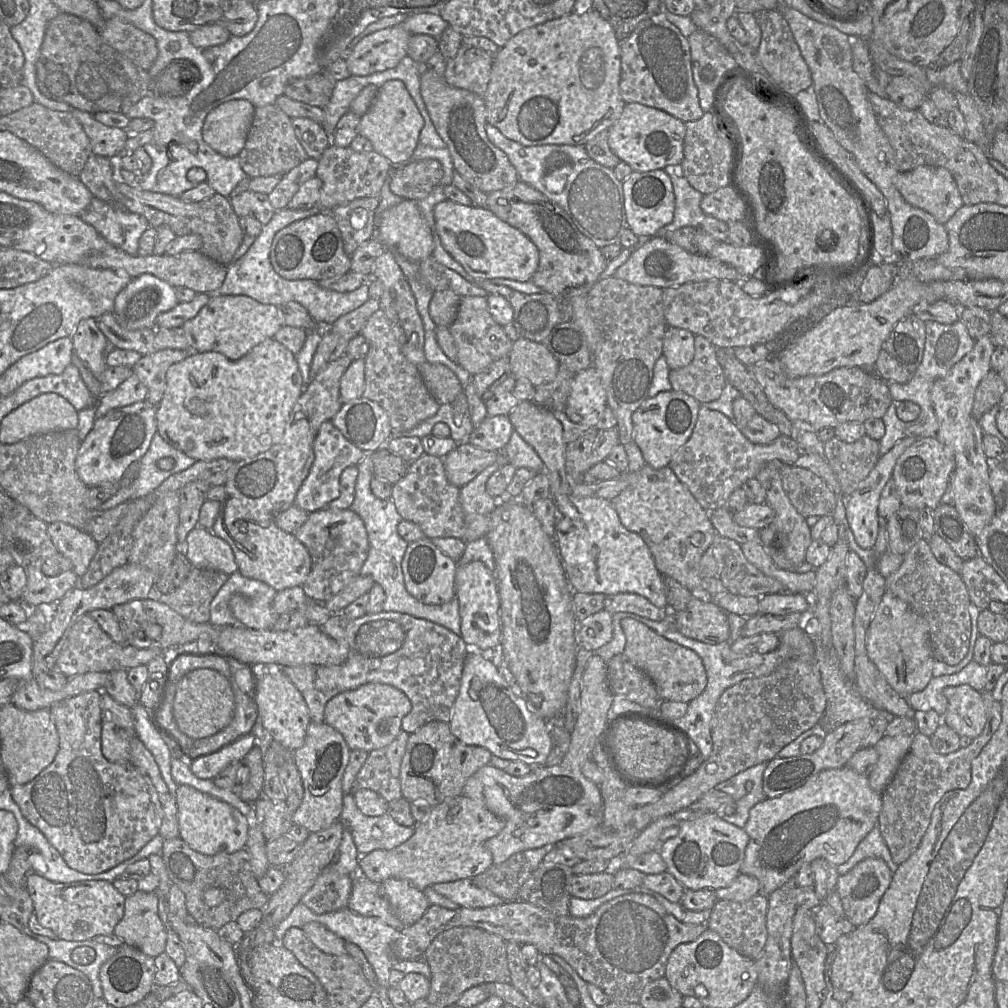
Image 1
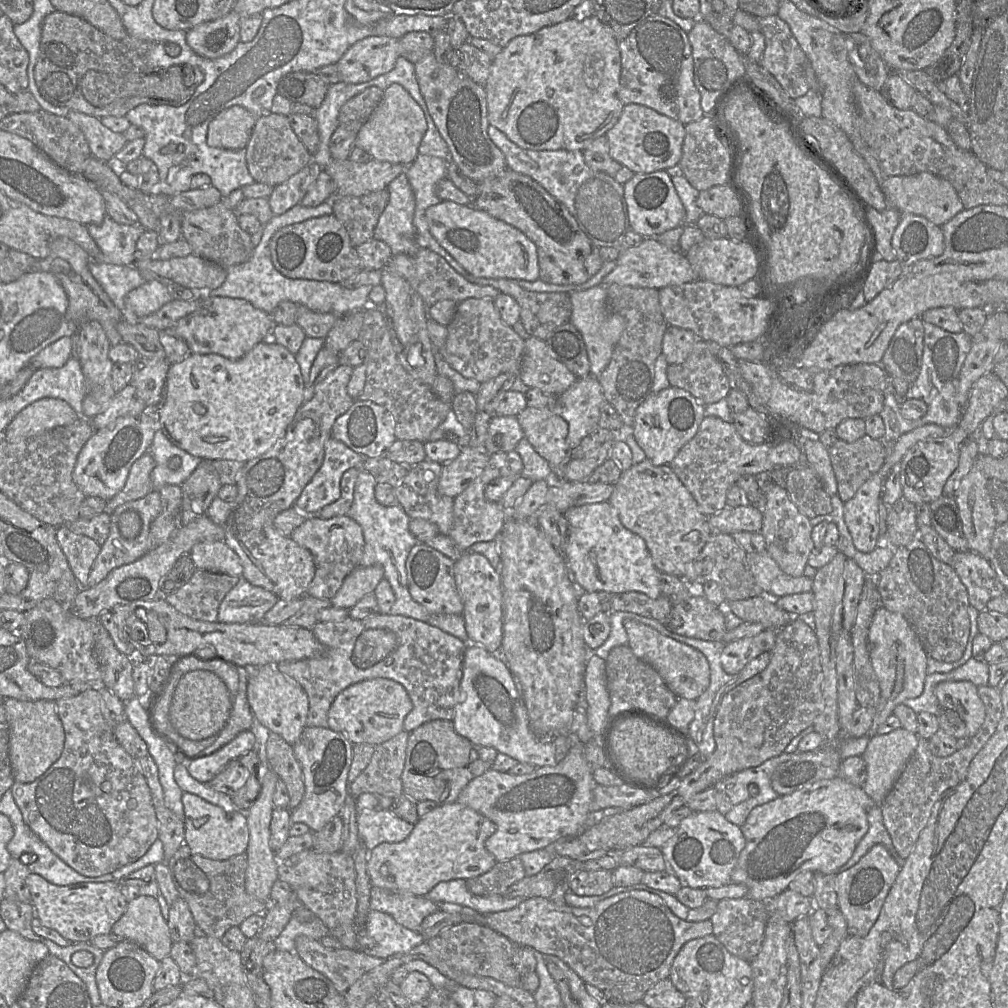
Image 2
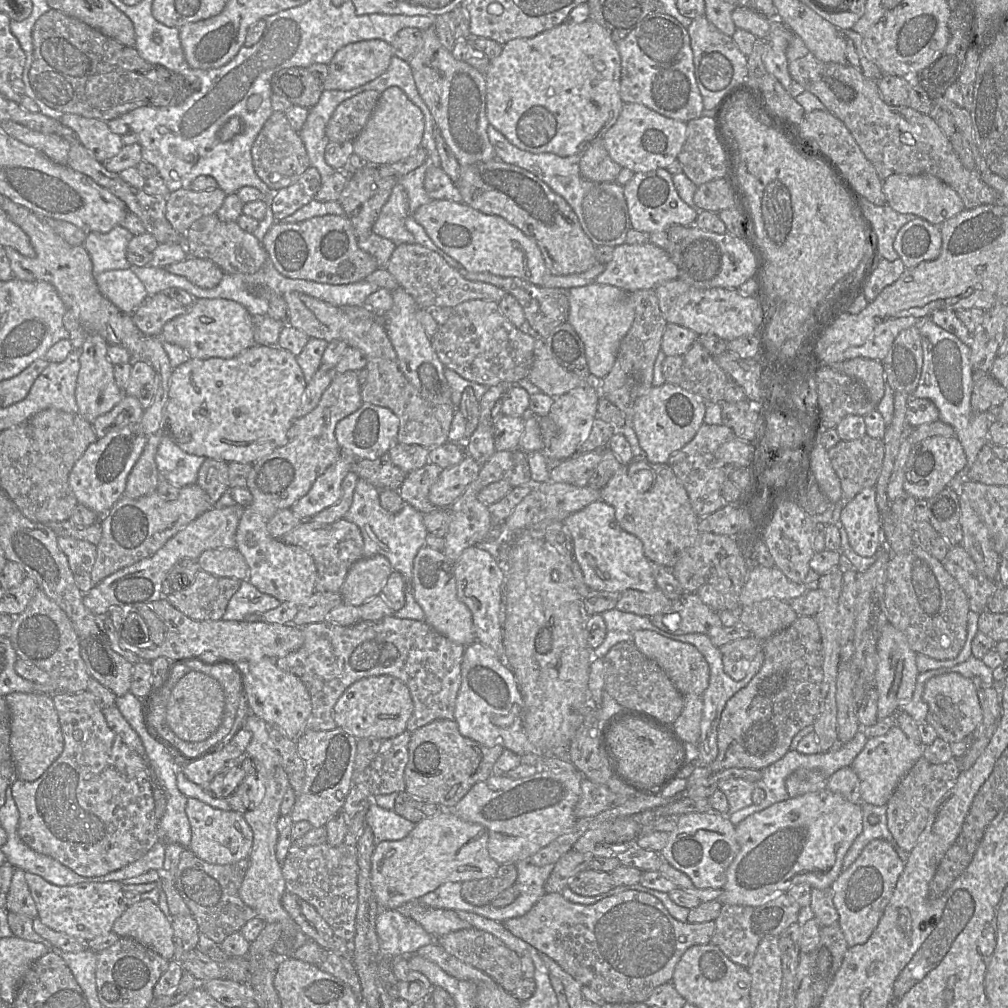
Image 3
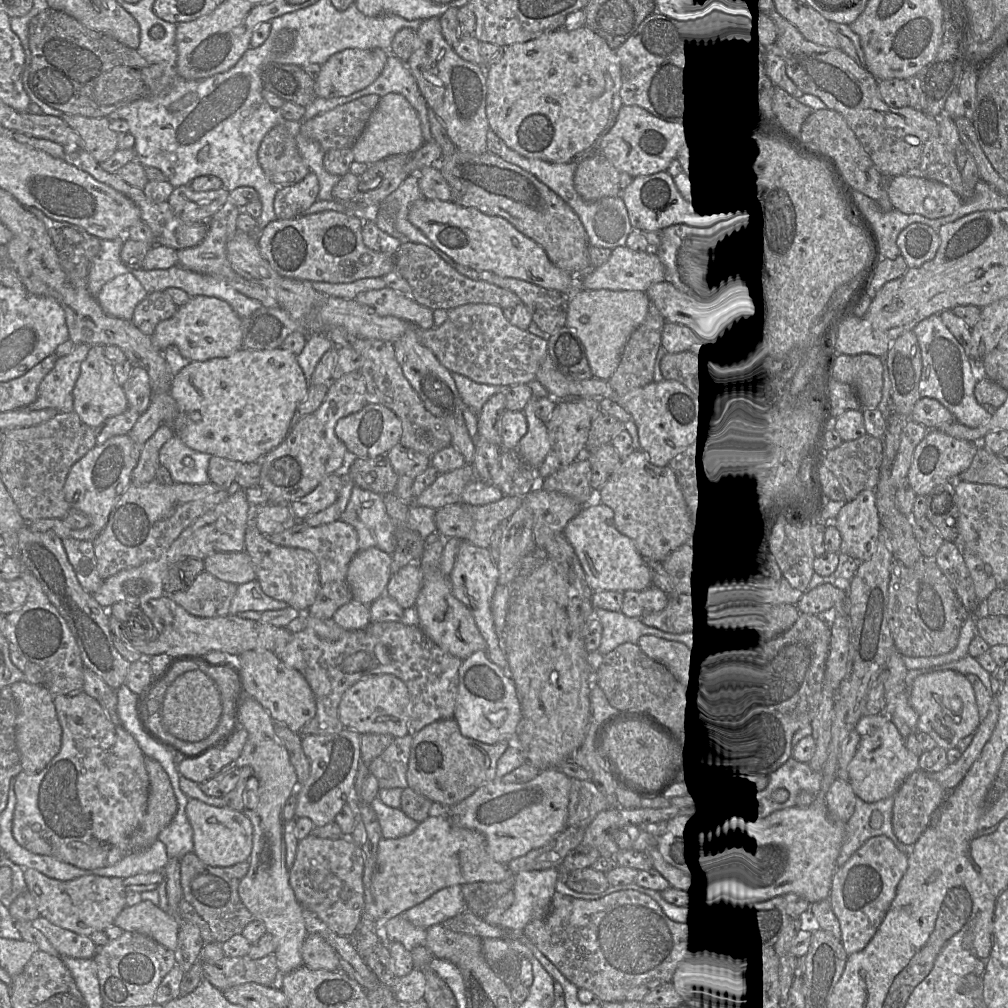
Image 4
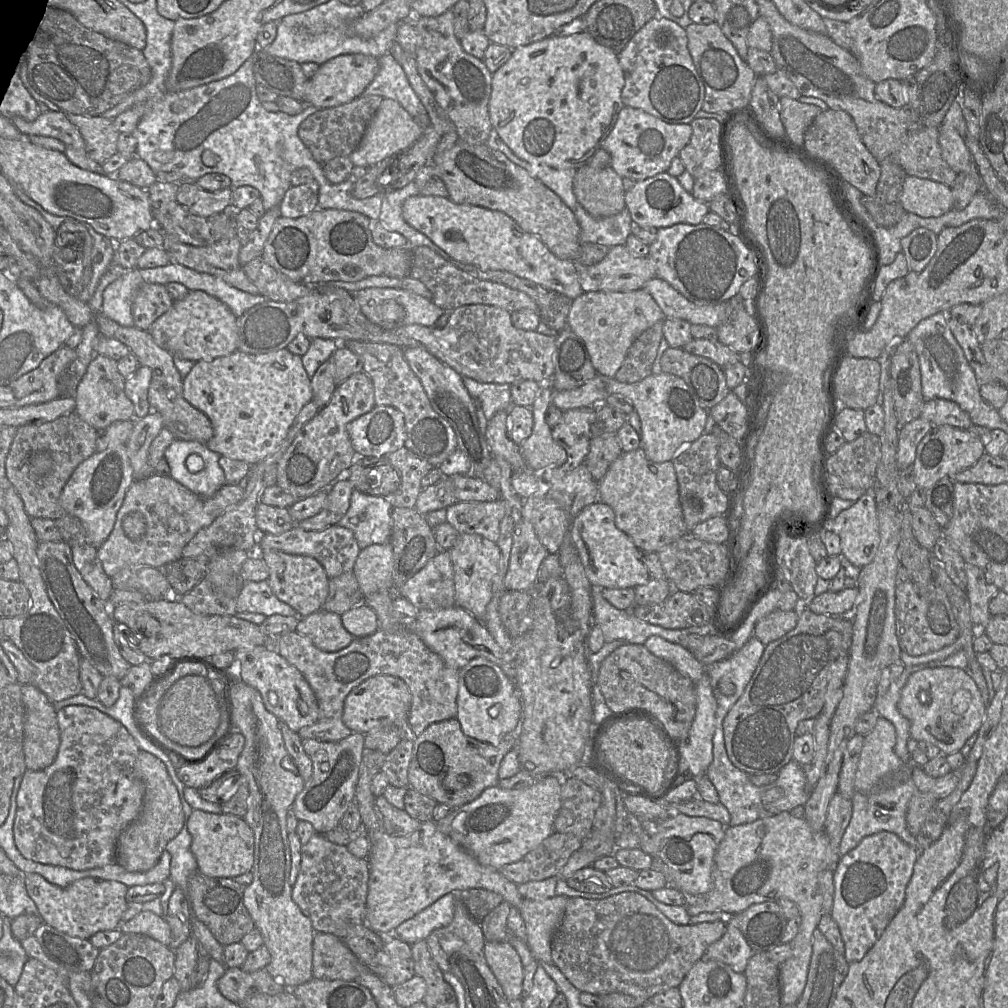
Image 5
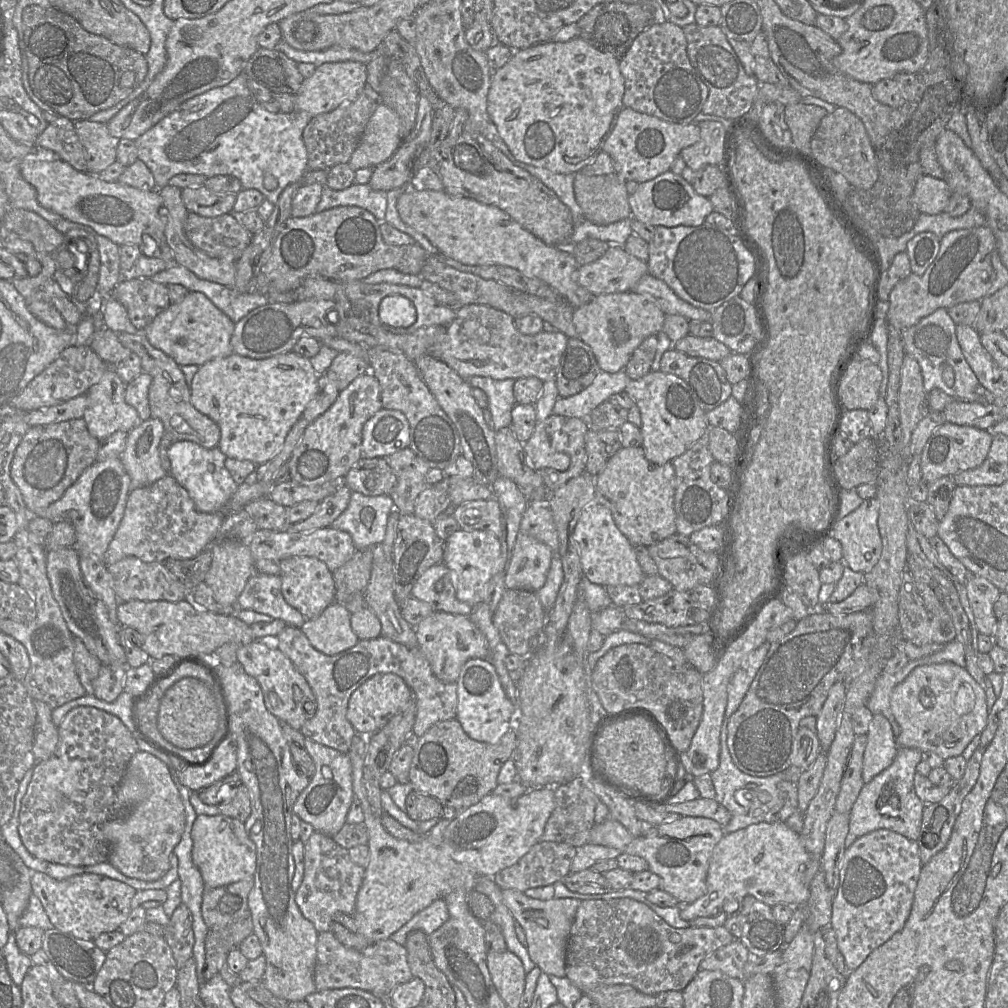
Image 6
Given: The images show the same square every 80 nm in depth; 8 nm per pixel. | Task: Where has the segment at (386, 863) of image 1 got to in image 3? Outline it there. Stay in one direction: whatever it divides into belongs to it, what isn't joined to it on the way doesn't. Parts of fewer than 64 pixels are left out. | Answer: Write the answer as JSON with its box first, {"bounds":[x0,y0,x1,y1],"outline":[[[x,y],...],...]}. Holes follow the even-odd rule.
{"bounds":[371,809,500,910],"outline":[[[444,809],[444,811],[442,811],[437,815],[431,817],[424,817],[422,820],[420,820],[418,823],[415,824],[412,831],[405,838],[401,840],[380,842],[378,845],[375,846],[371,857],[371,886],[378,906],[381,908],[381,910],[398,910],[399,908],[401,908],[406,904],[416,903],[420,897],[424,896],[429,892],[434,891],[444,883],[447,882],[463,883],[468,880],[483,879],[494,876],[500,864],[498,864],[490,856],[487,849],[487,841],[488,841],[488,831],[483,825],[479,823],[463,820],[460,817],[458,817],[452,810]]]}

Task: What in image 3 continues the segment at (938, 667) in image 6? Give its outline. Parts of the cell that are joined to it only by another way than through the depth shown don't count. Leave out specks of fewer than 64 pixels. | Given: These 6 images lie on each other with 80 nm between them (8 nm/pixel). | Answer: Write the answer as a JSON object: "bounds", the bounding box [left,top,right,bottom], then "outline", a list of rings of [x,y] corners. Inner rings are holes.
{"bounds":[923,673,983,744],"outline":[[[944,673],[929,679],[924,686],[923,700],[928,705],[926,722],[936,730],[938,737],[950,744],[973,736],[973,732],[983,720],[973,681],[961,674]]]}

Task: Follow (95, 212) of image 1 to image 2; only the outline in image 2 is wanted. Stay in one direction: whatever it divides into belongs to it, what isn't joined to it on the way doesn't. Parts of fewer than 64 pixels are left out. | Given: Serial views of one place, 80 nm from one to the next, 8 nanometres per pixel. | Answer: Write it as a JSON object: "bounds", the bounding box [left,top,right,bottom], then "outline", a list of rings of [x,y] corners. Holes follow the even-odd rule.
{"bounds":[86,215,146,266],"outline":[[[107,215],[101,224],[89,224],[86,226],[100,250],[99,259],[92,261],[123,266],[133,265],[136,242],[141,234],[146,231],[140,223],[135,225],[119,224]]]}

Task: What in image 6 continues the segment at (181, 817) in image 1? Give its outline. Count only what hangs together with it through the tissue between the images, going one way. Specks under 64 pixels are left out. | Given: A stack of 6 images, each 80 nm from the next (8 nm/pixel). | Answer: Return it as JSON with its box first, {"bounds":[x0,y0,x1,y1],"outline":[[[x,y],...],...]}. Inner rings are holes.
{"bounds":[191,814,256,888],"outline":[[[200,814],[194,821],[191,837],[192,860],[199,869],[206,888],[216,888],[254,877],[256,847],[249,838],[244,823],[222,814]]]}

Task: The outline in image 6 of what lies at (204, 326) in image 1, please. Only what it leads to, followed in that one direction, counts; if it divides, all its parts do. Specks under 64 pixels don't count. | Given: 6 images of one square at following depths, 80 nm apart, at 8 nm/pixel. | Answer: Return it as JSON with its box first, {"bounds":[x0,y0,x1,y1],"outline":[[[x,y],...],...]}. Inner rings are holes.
{"bounds":[142,291,235,366],"outline":[[[188,291],[181,301],[171,303],[167,309],[159,313],[142,333],[147,337],[152,346],[172,357],[179,366],[201,366],[211,360],[234,353],[231,344],[234,327],[235,323],[218,309],[204,293]]]}

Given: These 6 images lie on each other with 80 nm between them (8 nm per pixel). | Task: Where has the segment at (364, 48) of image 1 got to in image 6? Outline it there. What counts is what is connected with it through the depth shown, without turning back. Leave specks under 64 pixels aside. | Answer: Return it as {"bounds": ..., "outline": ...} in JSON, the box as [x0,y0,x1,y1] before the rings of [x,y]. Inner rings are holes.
{"bounds":[295,61,367,116],"outline":[[[355,61],[324,63],[316,67],[311,77],[304,79],[295,94],[295,111],[305,111],[312,116],[330,112],[358,98],[367,81],[366,65]]]}

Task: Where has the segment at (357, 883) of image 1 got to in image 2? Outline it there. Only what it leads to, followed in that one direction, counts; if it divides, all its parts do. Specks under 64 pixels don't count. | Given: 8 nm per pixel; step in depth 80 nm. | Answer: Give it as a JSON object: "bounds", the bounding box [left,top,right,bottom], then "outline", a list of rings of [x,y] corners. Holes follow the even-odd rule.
{"bounds":[370,886,440,933],"outline":[[[372,886],[370,909],[391,915],[402,926],[420,933],[425,917],[440,910],[438,904],[426,896],[398,893]]]}

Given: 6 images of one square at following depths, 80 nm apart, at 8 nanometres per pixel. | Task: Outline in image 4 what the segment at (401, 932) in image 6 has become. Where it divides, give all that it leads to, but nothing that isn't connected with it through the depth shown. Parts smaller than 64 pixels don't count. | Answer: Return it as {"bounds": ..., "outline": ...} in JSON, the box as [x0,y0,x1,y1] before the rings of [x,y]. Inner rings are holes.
{"bounds":[403,886,470,929],"outline":[[[449,886],[409,908],[403,913],[403,916],[413,925],[428,929],[465,912],[470,911],[463,902],[460,886]]]}

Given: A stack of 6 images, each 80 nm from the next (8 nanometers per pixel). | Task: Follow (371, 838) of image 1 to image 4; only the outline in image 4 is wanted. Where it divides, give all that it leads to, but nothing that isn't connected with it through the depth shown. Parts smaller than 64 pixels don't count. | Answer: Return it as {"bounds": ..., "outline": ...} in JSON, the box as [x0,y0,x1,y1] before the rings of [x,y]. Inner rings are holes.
{"bounds":[371,797,418,838],"outline":[[[378,797],[372,800],[371,807],[376,812],[382,838],[400,838],[412,833],[418,822],[408,817],[401,809],[384,804]]]}

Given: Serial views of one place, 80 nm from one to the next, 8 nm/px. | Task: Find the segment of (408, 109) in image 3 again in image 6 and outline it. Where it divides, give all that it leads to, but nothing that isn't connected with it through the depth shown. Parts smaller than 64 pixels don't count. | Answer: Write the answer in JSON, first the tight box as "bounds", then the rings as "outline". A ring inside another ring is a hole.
{"bounds":[348,102,403,171],"outline":[[[382,102],[370,117],[348,164],[354,171],[374,168],[388,160],[402,140],[403,126],[400,117]]]}

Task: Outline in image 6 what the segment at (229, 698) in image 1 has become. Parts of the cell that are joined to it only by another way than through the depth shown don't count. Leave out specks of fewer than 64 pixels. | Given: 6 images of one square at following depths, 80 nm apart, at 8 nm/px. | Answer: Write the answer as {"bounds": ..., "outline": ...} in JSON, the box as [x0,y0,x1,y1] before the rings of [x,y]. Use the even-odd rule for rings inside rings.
{"bounds":[158,677,219,749],"outline":[[[185,677],[174,683],[162,697],[158,712],[158,730],[171,744],[182,749],[208,744],[219,727],[219,712],[214,696],[200,679]]]}

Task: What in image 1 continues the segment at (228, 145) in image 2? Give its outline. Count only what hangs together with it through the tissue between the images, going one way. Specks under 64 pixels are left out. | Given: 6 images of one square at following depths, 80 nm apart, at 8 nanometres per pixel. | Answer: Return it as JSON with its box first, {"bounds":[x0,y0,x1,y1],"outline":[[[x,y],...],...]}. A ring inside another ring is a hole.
{"bounds":[202,100,255,157],"outline":[[[247,100],[225,102],[205,118],[202,137],[214,151],[224,157],[236,157],[243,149],[255,112]]]}

